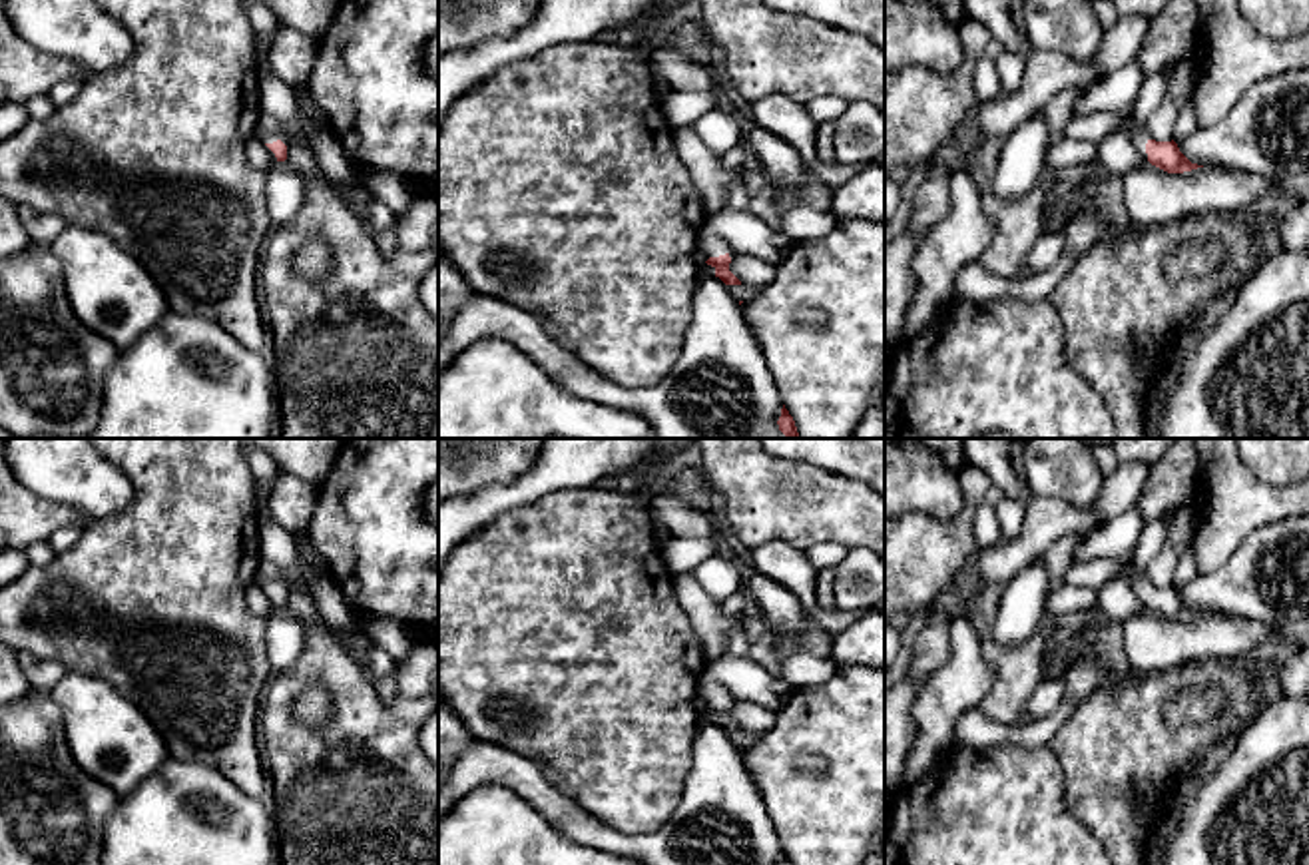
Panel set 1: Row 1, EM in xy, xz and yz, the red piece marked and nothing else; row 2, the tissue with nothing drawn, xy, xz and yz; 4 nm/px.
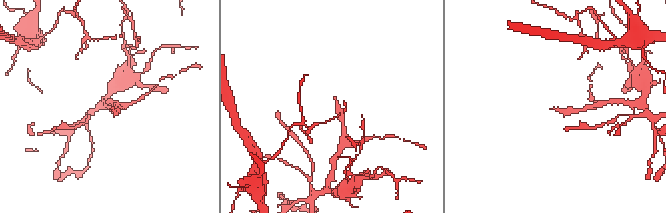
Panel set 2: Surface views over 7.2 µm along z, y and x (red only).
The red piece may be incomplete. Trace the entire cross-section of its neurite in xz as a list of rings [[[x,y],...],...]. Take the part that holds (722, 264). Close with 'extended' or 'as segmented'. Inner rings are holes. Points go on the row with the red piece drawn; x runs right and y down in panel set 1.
[[[699,233],[699,253],[707,259],[705,263],[715,269],[715,277],[725,285],[741,285],[741,281],[729,271],[731,257],[719,237]]]; extended

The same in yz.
[[[1128,116],[1124,122],[1122,122],[1122,128],[1124,132],[1130,132],[1132,138],[1136,140],[1136,144],[1140,147],[1146,149],[1148,153],[1148,161],[1168,173],[1183,173],[1183,171],[1191,171],[1191,169],[1197,169],[1197,167],[1203,167],[1203,165],[1197,165],[1197,163],[1191,163],[1178,147],[1178,144],[1172,140],[1172,142],[1156,142],[1148,136],[1146,128],[1138,128],[1134,124],[1134,118]]]; extended

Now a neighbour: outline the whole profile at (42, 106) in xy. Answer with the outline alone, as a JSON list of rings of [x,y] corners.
[[[48,94],[32,96],[24,106],[30,120],[46,120],[58,110],[58,104]]]

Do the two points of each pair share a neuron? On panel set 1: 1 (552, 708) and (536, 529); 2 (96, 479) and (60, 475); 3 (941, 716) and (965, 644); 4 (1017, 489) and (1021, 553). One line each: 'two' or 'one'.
1: one
2: one
3: one
4: one

